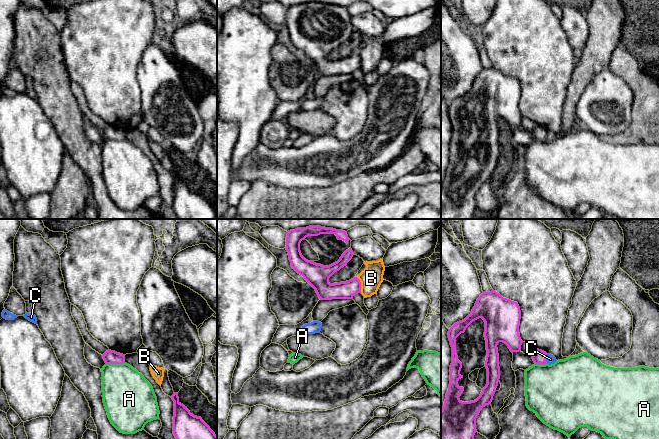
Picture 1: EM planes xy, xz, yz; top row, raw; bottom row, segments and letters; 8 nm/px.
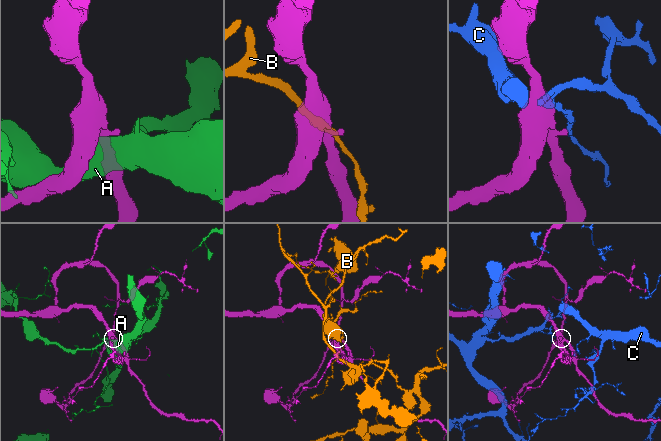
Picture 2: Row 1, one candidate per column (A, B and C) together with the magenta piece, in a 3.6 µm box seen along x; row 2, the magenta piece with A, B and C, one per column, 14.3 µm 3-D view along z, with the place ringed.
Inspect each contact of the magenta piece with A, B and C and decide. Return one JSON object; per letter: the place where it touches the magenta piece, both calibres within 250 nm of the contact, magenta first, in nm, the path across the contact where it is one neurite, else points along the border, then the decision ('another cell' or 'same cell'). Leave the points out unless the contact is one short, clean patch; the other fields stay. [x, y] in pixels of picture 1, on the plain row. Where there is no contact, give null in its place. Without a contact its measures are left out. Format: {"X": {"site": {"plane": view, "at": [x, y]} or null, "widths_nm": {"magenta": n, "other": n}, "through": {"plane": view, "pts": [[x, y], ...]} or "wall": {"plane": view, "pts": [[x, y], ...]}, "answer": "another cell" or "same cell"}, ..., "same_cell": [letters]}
{"A": {"site": {"plane": "xy", "at": [115, 139]}, "widths_nm": {"magenta": 110, "other": 380}, "answer": "another cell"}, "B": {"site": {"plane": "xz", "at": [360, 60]}, "widths_nm": {"magenta": 140, "other": 180}, "wall": {"plane": "xz", "pts": [[356, 53], [360, 58], [361, 67]]}, "answer": "another cell"}, "C": {"site": {"plane": "yz", "at": [545, 135]}, "widths_nm": {"magenta": 100, "other": 70}, "answer": "another cell"}, "same_cell": []}

